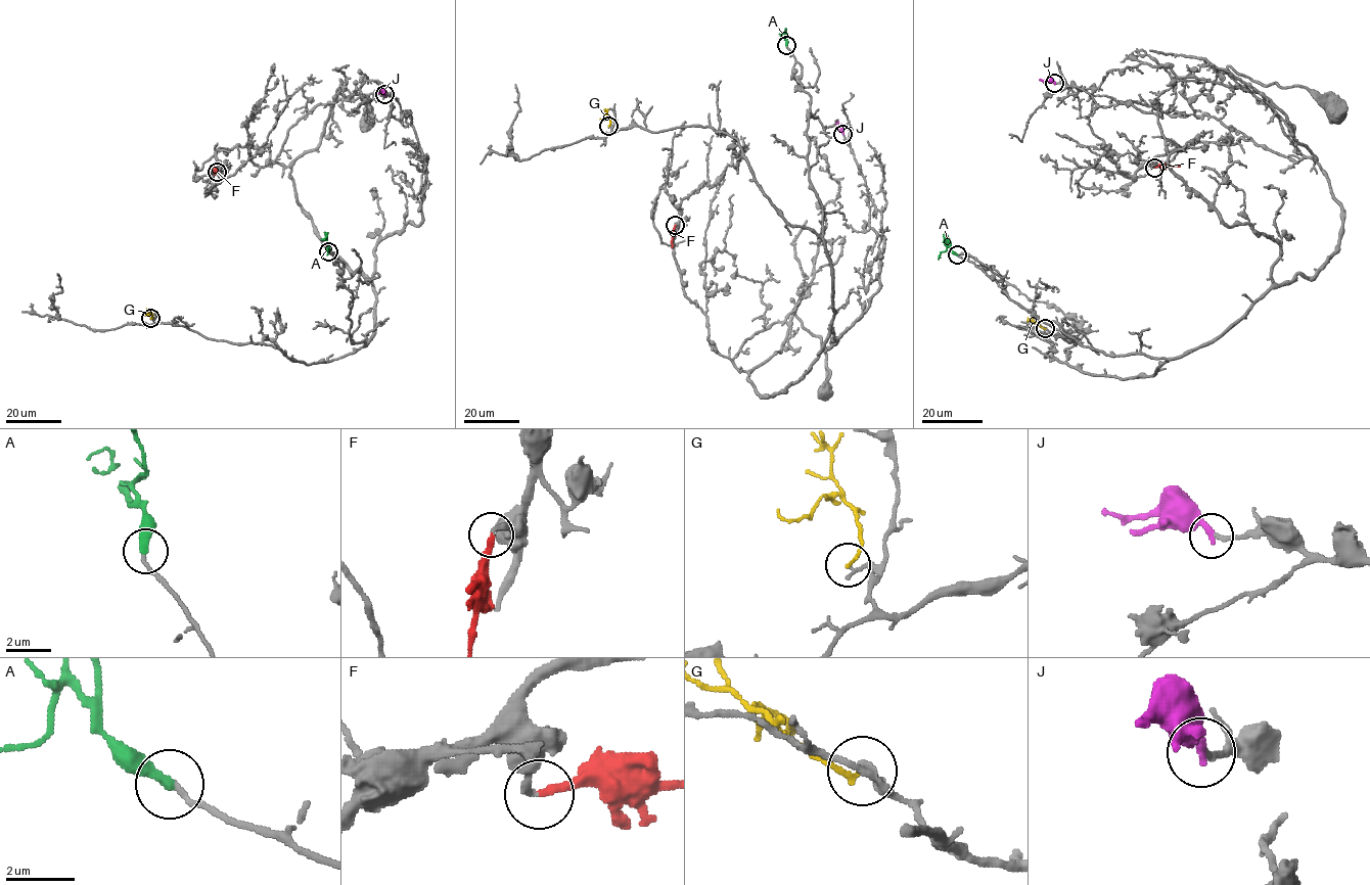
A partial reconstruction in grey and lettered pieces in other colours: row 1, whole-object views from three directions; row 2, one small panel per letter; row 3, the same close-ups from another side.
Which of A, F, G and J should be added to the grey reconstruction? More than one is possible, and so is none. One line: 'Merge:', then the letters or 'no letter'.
Merge: A, F

